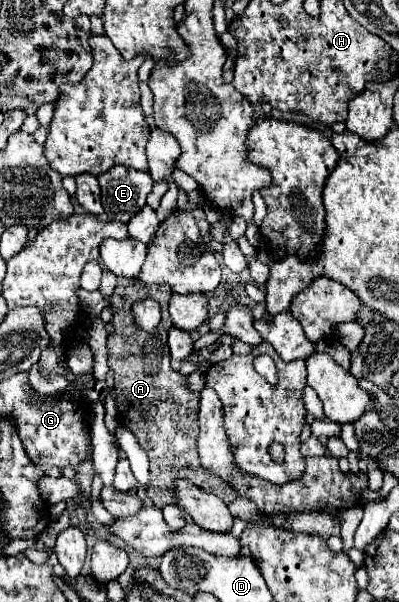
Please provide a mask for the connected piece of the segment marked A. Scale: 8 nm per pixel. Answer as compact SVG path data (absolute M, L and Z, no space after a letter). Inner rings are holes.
M117 278L115 292L111 296L113 304L113 332L107 338L107 358L109 368L115 376L115 392L117 392L117 408L127 422L127 426L137 436L139 446L147 452L149 464L151 464L151 486L145 488L147 496L157 508L163 508L165 504L173 504L173 482L177 478L189 480L195 486L203 488L205 492L215 492L223 502L233 502L235 492L231 486L223 486L219 478L211 478L207 470L197 466L197 450L195 450L195 438L199 432L197 424L197 412L199 412L199 394L185 388L185 376L181 372L171 370L169 366L169 350L167 350L167 330L173 326L167 302L171 298L171 288L167 284L143 284L137 278ZM139 298L155 298L161 302L163 318L159 324L159 330L153 330L151 334L143 330L135 330L135 324L131 322L131 304Z

